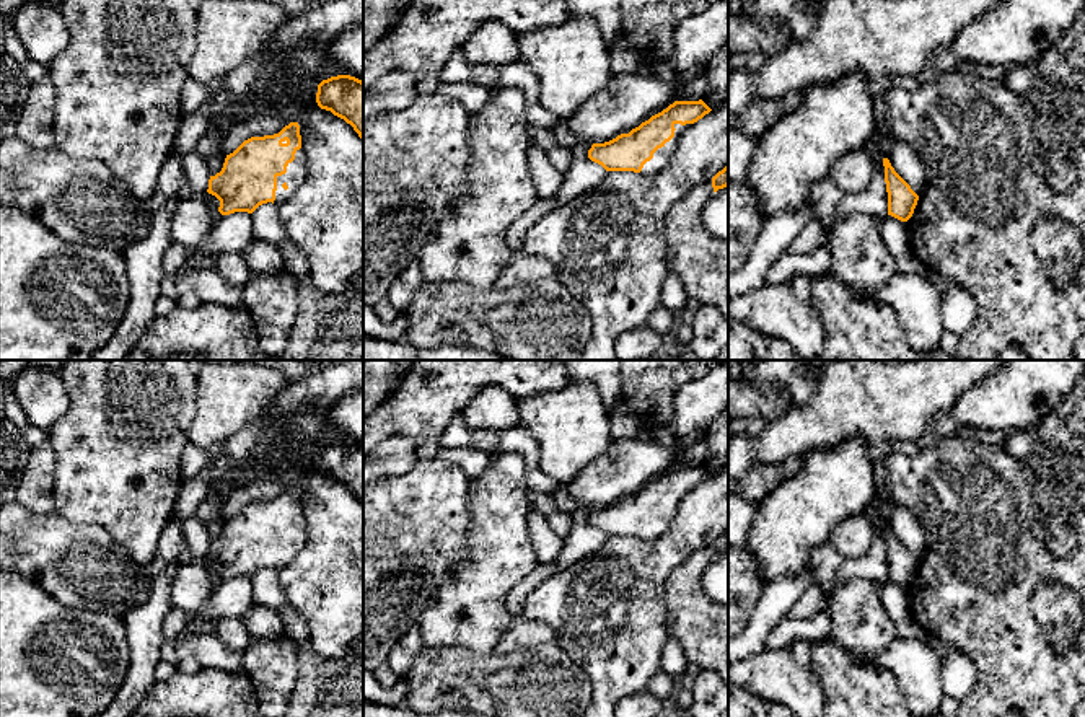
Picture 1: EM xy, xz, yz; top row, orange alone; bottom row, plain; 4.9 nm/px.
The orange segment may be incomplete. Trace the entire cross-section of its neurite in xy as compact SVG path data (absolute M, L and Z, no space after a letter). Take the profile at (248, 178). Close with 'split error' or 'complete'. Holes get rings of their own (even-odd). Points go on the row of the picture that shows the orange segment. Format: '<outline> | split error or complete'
M298 122L279 134L251 137L226 155L223 168L209 179L207 192L220 200L218 212L253 213L259 205L282 205L306 178L306 156Z | split error

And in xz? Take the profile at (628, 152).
M702 99L674 101L629 134L621 134L604 143L593 143L588 158L606 171L653 174L668 165L683 130L710 111Z | split error

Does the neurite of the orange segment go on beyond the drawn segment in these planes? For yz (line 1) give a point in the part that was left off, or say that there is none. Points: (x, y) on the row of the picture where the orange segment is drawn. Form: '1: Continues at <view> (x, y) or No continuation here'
1: No continuation here

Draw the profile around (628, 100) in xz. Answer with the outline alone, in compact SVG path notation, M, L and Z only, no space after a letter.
M637 72L619 73L569 119L559 121L557 125L590 143L604 143L621 134L629 134L666 109L676 101L678 91L691 81L692 78L679 72L670 81L644 77Z

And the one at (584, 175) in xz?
M588 140L575 145L572 152L572 163L562 174L559 191L551 197L554 209L573 200L577 196L591 191L606 178L606 169L588 158L588 150L593 143Z

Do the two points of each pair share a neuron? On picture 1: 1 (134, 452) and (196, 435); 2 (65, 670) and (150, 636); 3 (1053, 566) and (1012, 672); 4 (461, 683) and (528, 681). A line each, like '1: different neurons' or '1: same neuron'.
1: different neurons
2: different neurons
3: same neuron
4: same neuron

